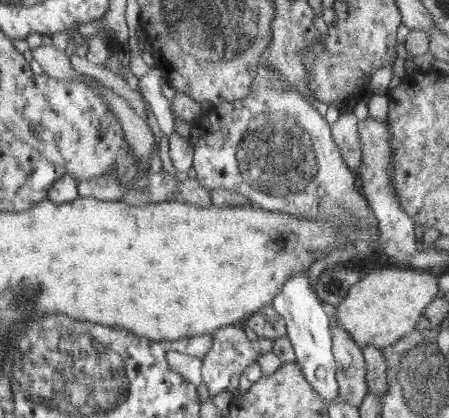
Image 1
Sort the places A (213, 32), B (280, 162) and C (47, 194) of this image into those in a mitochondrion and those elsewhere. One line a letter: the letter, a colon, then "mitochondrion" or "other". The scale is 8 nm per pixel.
A: mitochondrion
B: mitochondrion
C: other

